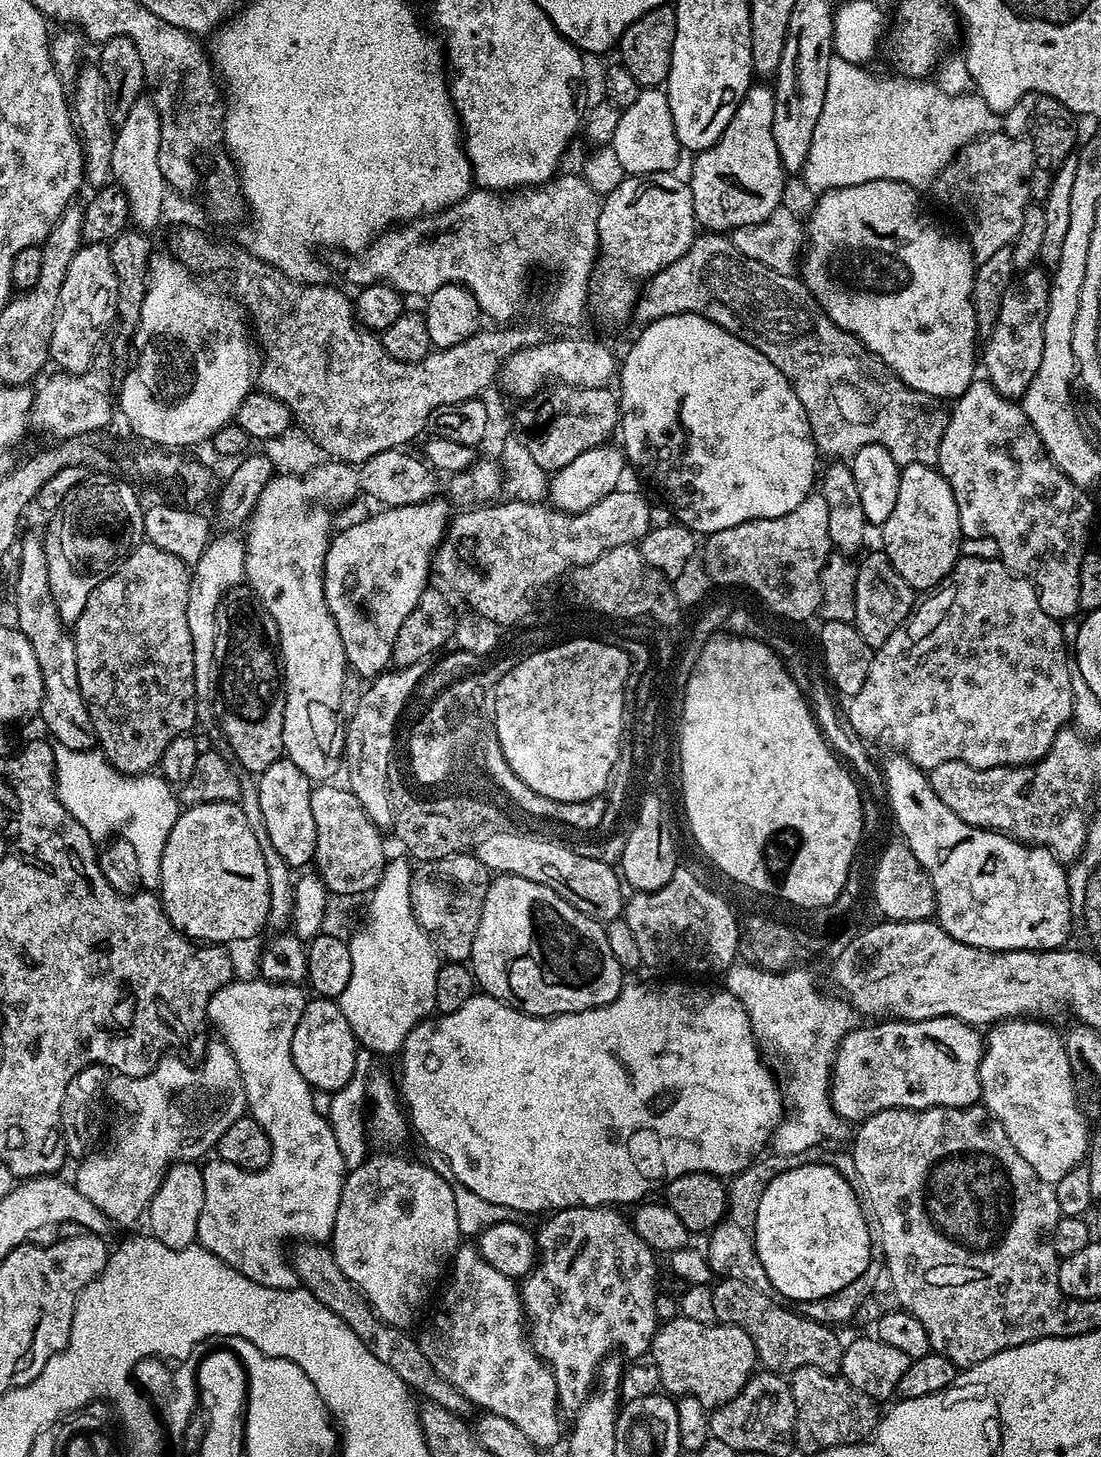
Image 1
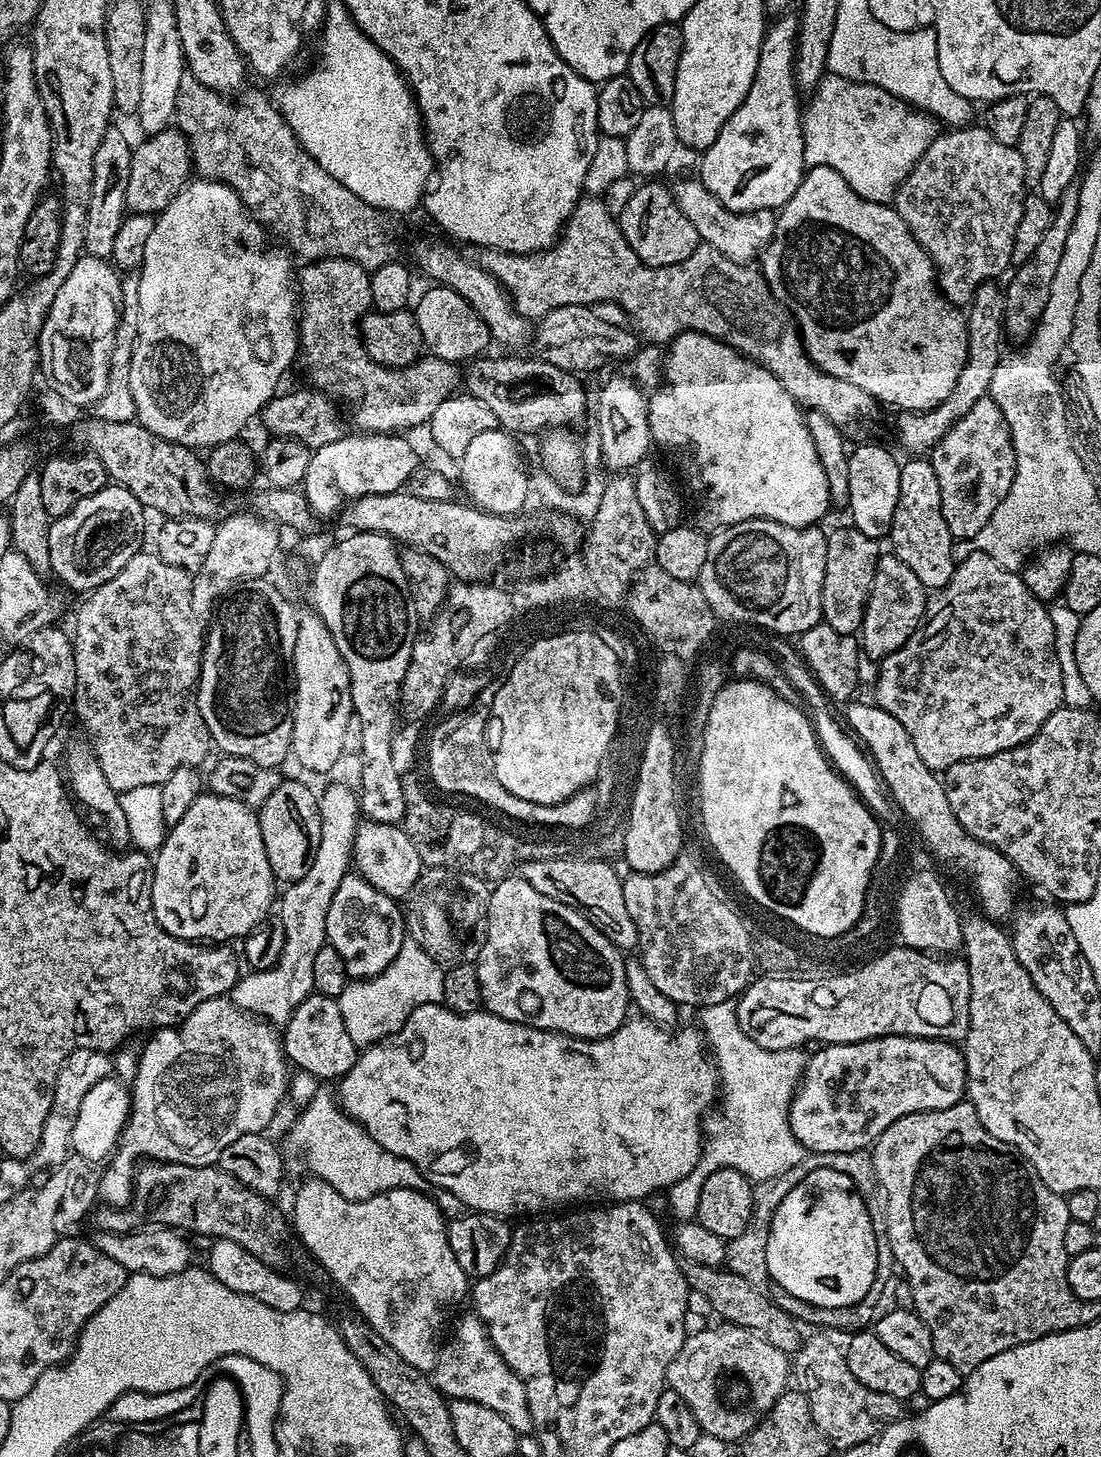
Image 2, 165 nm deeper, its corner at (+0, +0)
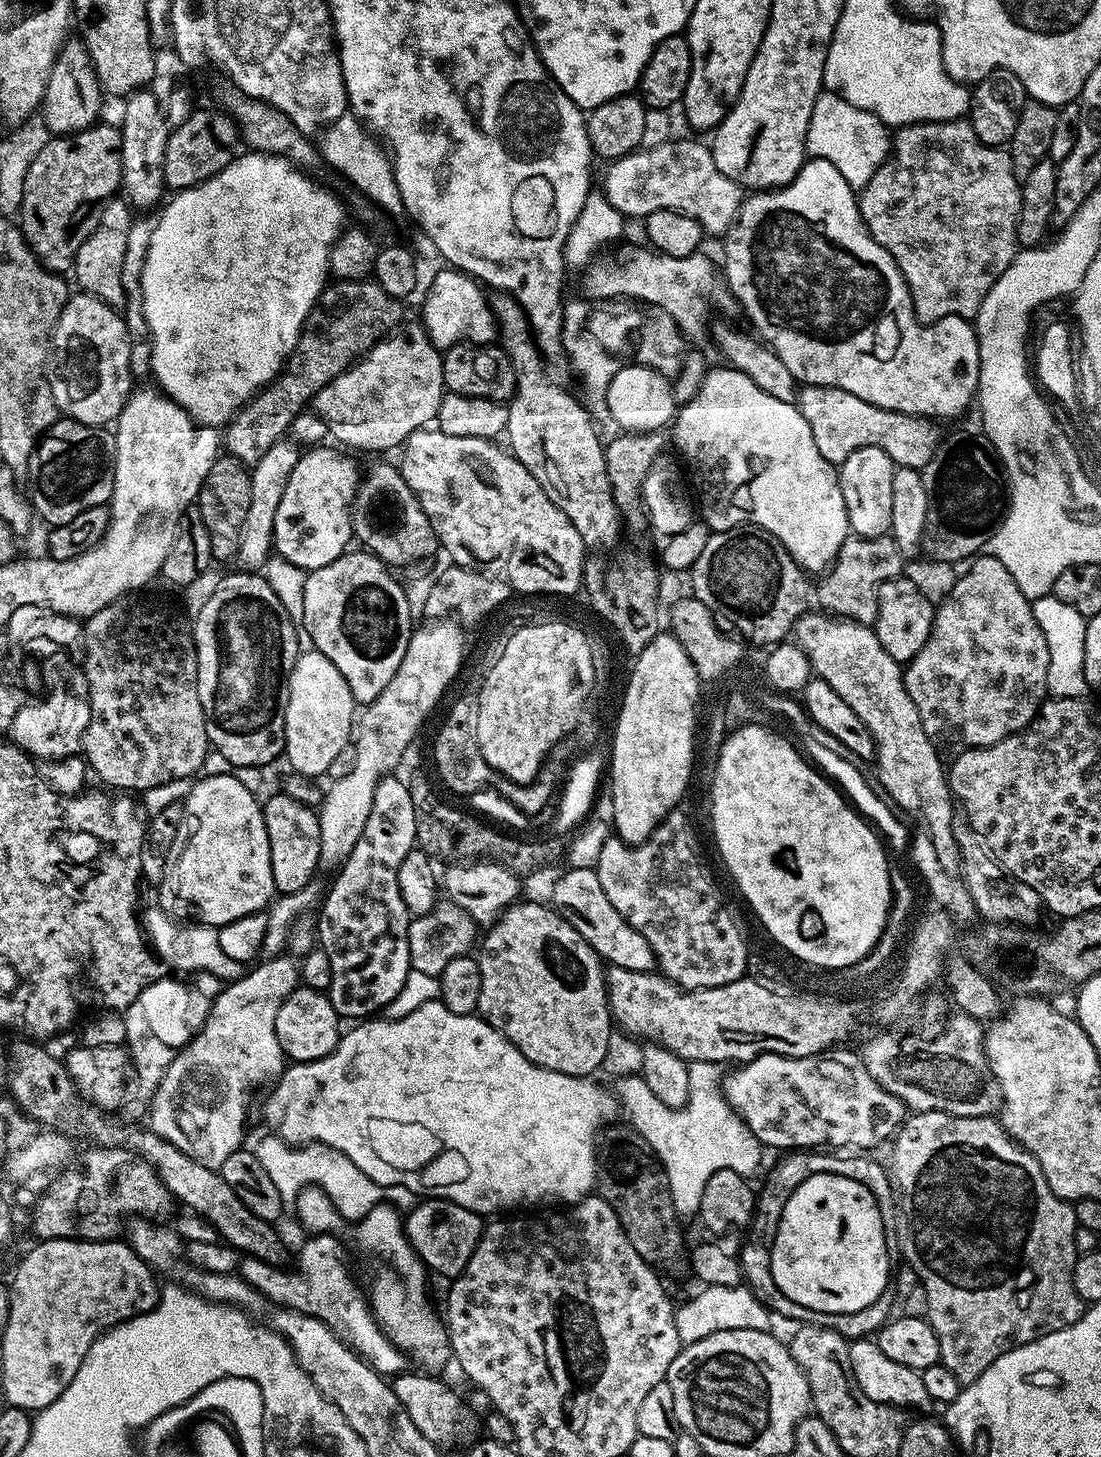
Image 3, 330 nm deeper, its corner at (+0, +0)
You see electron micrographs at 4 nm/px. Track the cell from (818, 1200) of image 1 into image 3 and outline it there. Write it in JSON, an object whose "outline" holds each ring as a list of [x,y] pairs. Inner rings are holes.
{"outline":[[[833,1172],[814,1174],[806,1178],[786,1202],[772,1247],[772,1277],[778,1290],[799,1306],[830,1314],[850,1314],[878,1302],[880,1296],[889,1291],[888,1244],[890,1238],[884,1232],[878,1202],[862,1182],[854,1182]]]}

